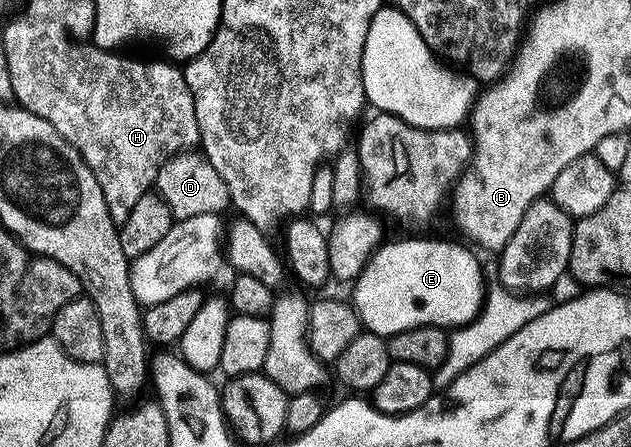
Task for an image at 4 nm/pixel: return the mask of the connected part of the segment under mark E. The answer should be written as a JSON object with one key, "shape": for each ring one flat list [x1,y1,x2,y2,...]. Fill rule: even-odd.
{"shape":[[442,239,389,243,378,248,352,287,352,306,369,334,393,337,421,327,457,329,467,327,482,312,488,282,482,276,481,261,469,246,445,243],[469,303,471,312,466,311]]}

